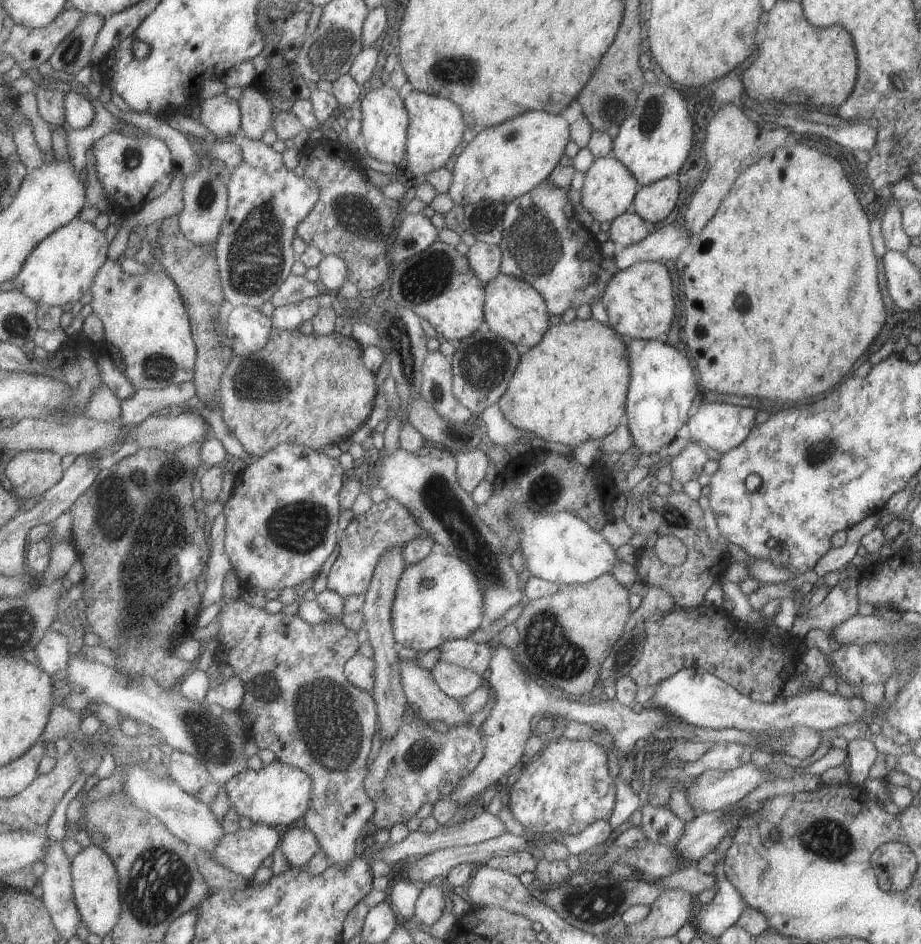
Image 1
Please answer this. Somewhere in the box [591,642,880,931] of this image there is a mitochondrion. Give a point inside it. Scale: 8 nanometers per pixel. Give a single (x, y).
(827, 839)

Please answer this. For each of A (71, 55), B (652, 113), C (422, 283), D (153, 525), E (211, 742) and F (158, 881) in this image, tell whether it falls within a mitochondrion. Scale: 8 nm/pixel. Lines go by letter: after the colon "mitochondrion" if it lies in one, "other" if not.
A: mitochondrion
B: mitochondrion
C: mitochondrion
D: mitochondrion
E: mitochondrion
F: mitochondrion

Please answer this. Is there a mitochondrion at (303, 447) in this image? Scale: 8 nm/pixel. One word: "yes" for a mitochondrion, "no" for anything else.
no

